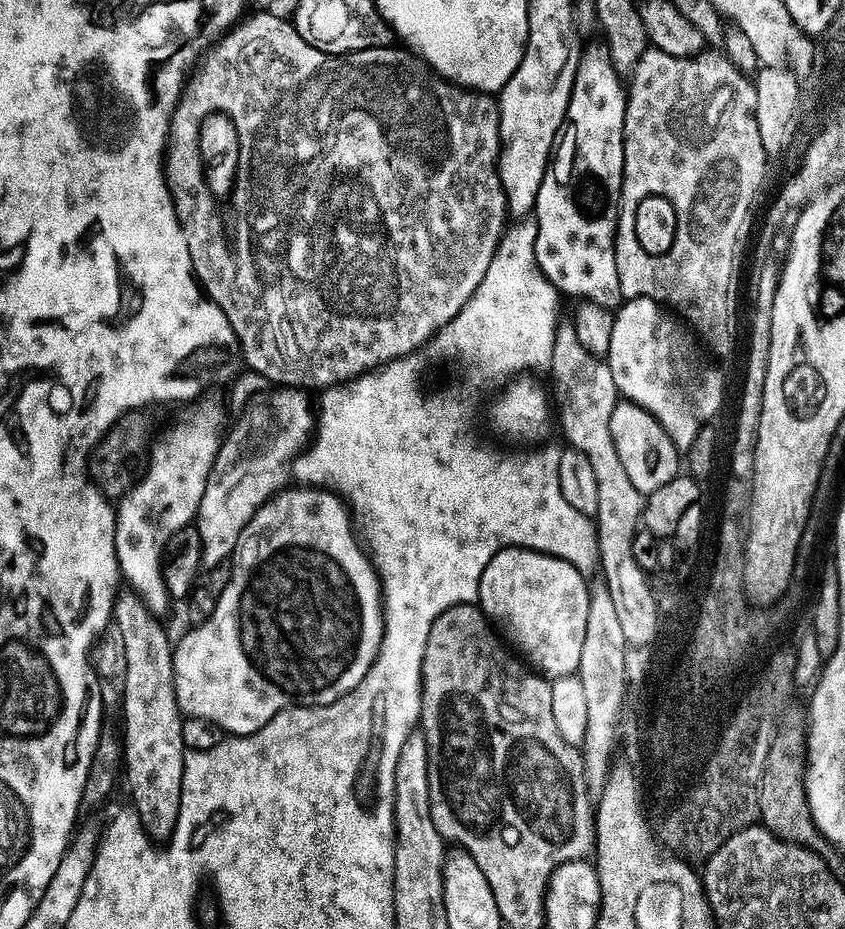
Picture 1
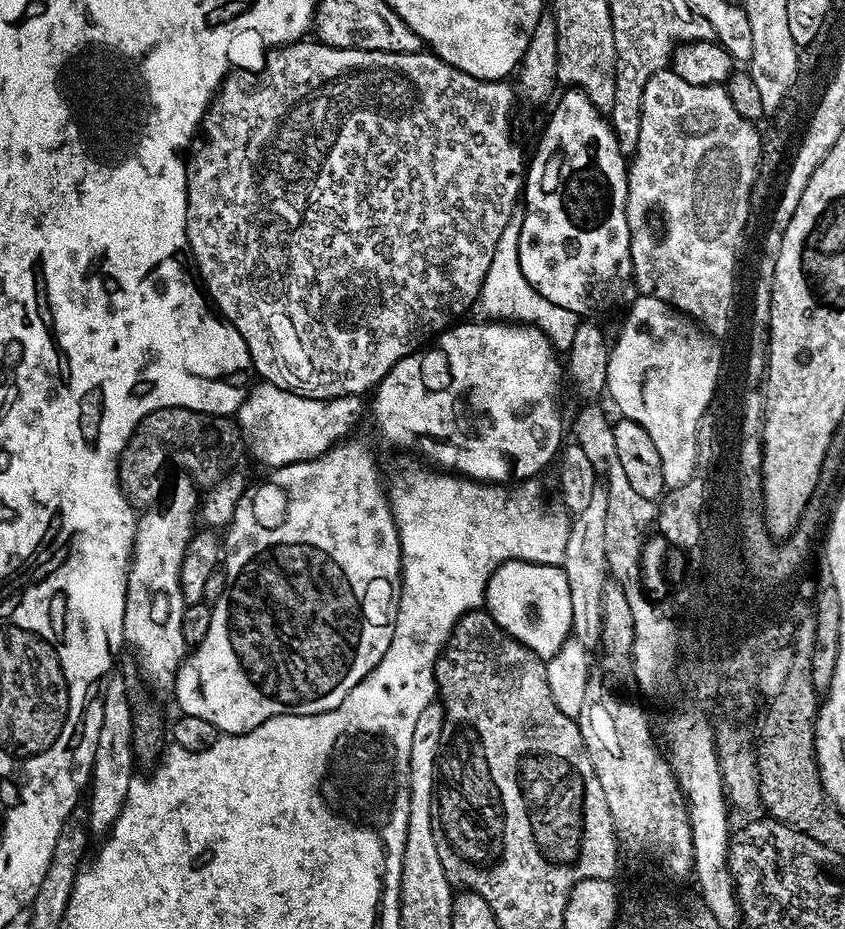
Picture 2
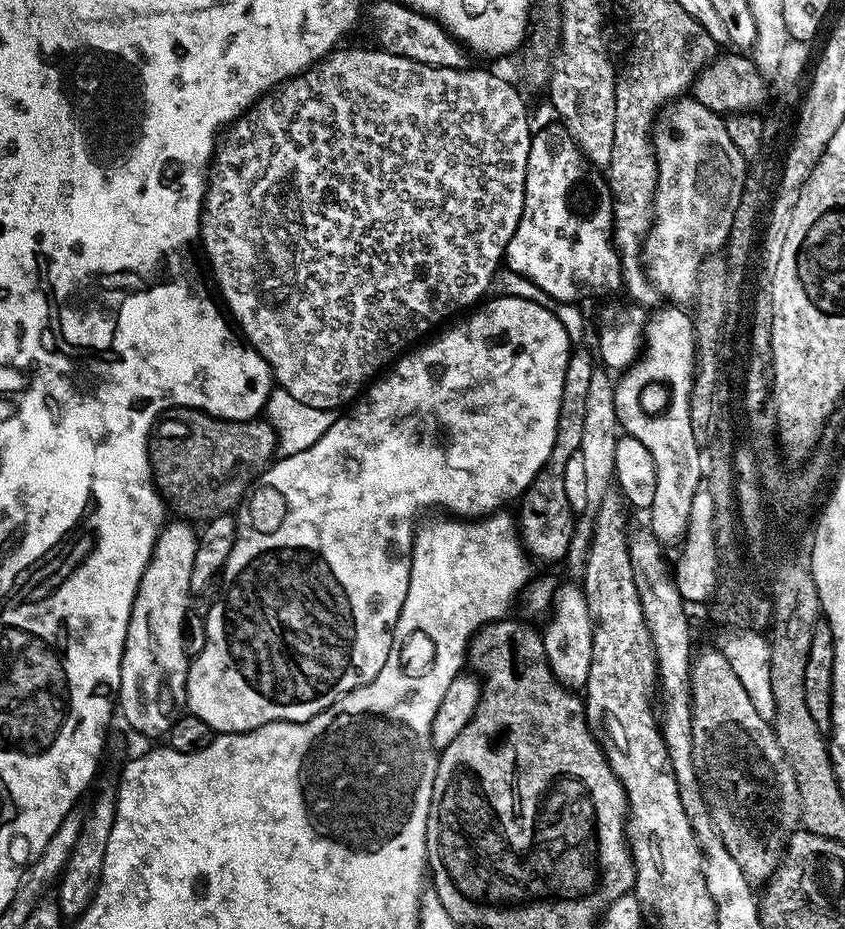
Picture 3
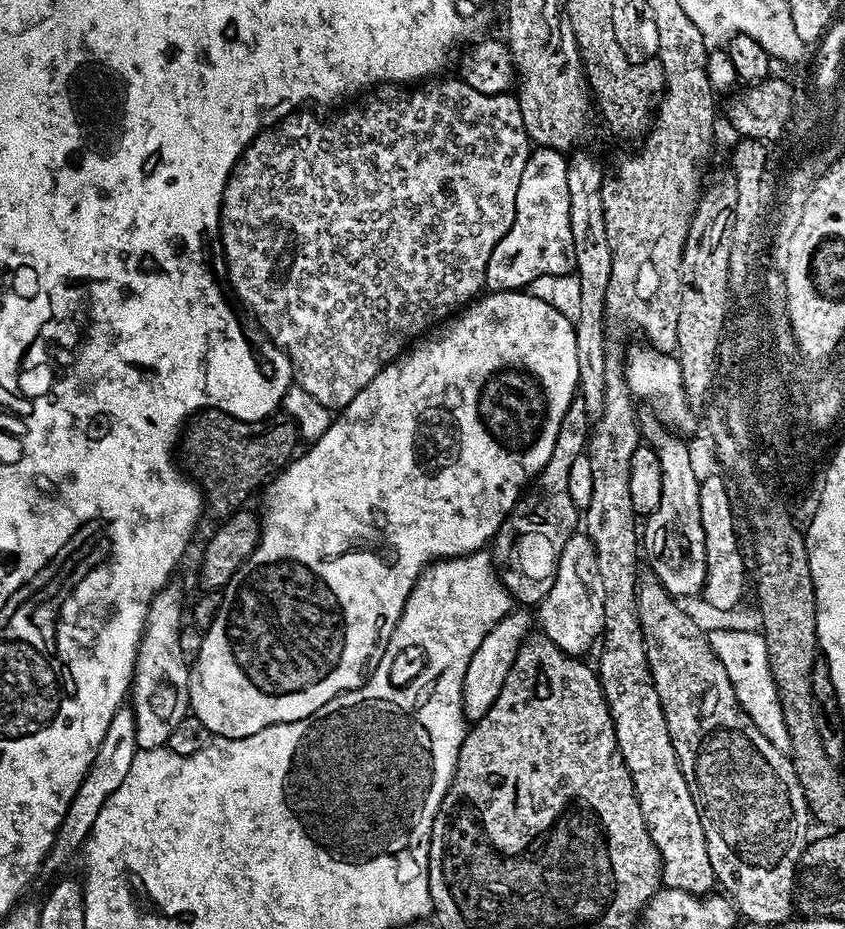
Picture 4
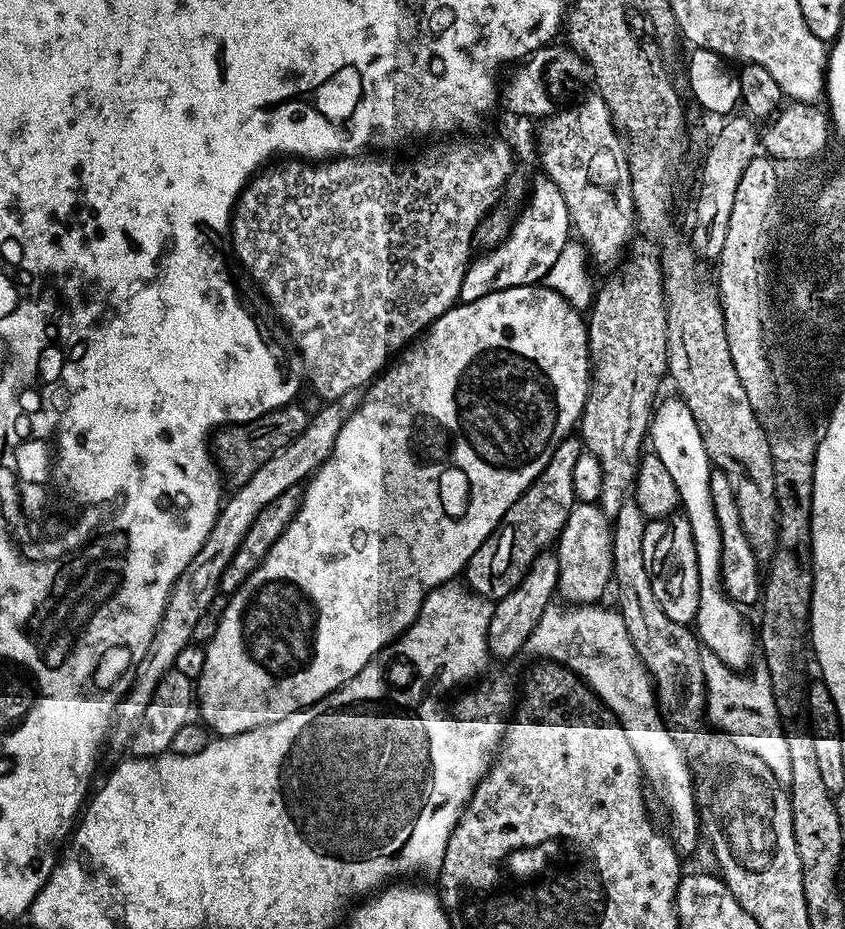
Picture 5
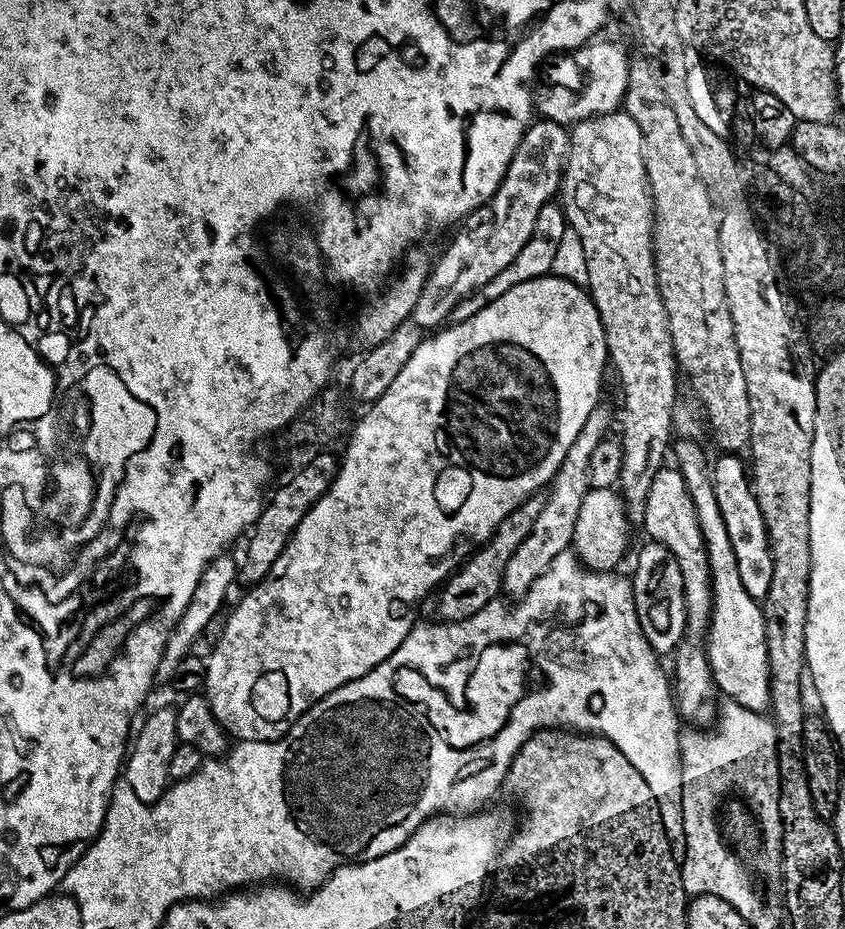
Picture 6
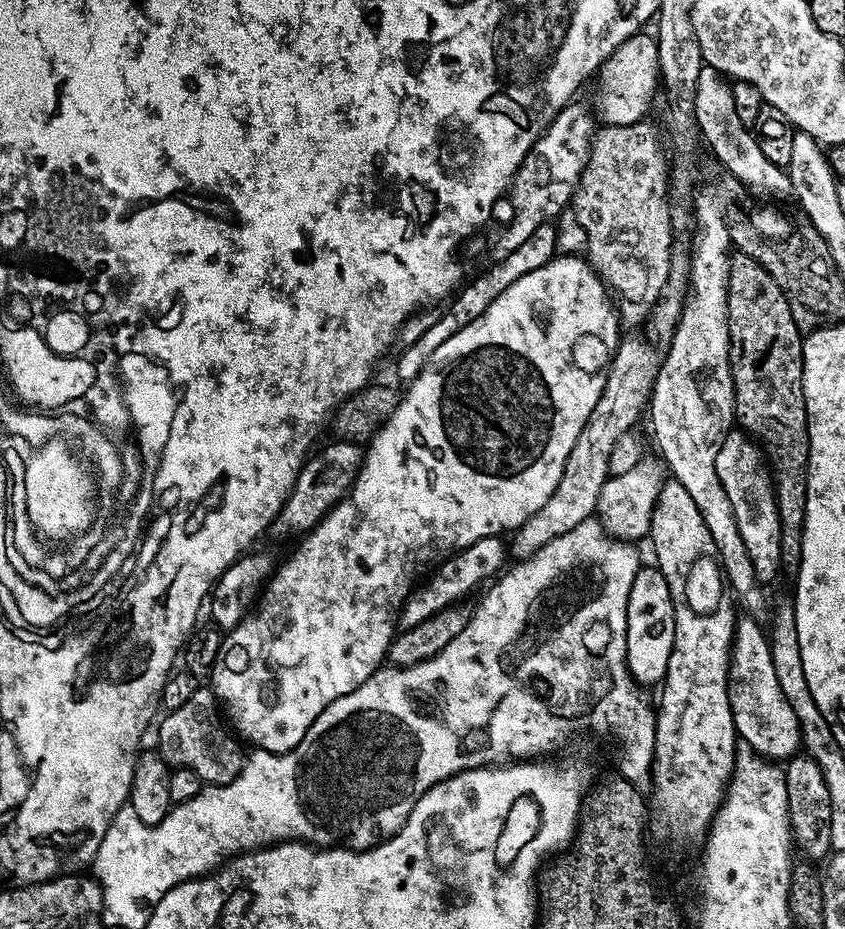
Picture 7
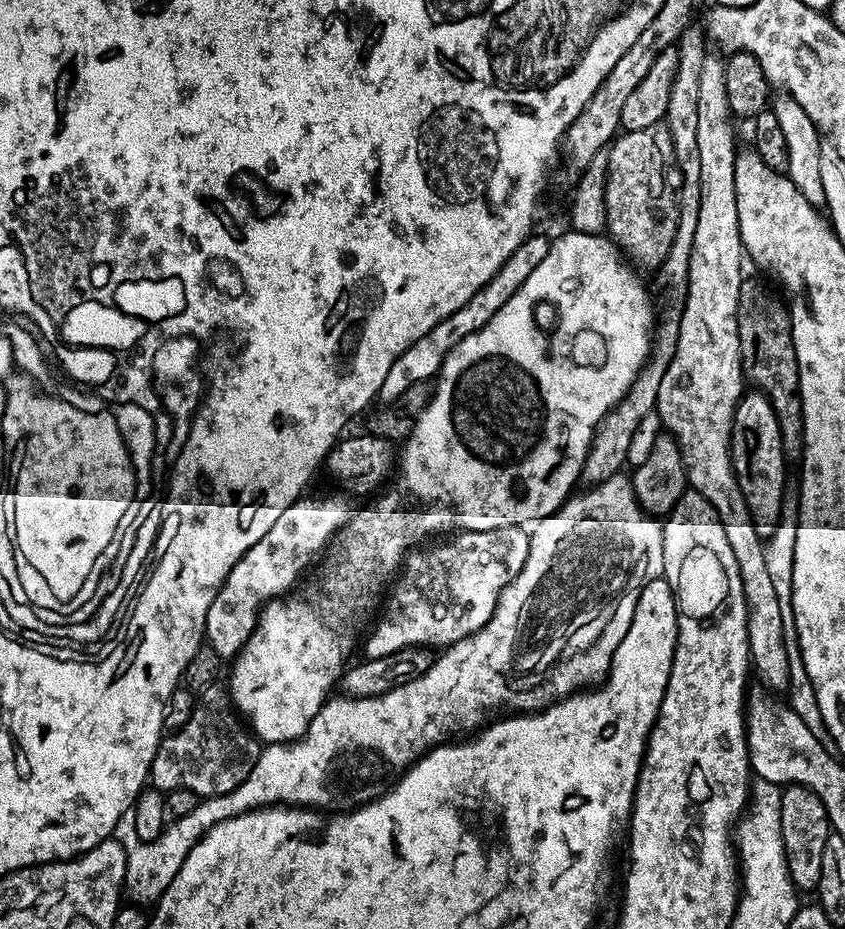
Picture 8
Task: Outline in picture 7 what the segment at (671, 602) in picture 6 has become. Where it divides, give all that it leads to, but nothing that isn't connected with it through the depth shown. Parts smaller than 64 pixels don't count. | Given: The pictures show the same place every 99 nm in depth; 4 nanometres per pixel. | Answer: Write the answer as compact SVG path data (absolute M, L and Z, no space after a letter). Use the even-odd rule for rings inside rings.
M655 566L641 567L640 573L634 578L634 586L630 586L626 630L628 670L637 684L651 686L650 684L659 685L663 681L666 666L670 662L675 633L674 602L670 598L670 586L666 578Z

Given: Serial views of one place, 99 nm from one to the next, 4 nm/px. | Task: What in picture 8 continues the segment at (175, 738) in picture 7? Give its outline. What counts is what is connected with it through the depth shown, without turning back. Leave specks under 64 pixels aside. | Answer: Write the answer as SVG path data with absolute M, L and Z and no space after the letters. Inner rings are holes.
M217 682L195 697L193 713L184 725L176 731L169 731L163 737L154 754L150 773L151 787L157 792L169 793L174 790L194 790L202 798L230 794L254 770L254 762L258 762L262 744L250 731L249 725L242 719L237 707L232 703L232 694L223 683Z

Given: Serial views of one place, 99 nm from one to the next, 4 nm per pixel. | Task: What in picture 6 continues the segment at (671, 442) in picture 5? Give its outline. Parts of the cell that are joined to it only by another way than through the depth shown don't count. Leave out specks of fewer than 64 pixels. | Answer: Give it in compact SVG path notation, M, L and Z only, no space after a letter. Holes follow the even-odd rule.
M680 444L676 448L676 460L675 463L688 484L688 493L692 496L712 579L712 618L708 622L706 637L712 683L719 691L721 688L725 692L723 695L727 699L738 702L738 706L767 713L770 708L768 647L761 601L750 598L750 594L746 594L746 586L742 586L742 578L738 578L734 548L730 546L730 534L726 534L726 522L722 522L722 510L718 510L711 479L706 475L703 454L694 444Z

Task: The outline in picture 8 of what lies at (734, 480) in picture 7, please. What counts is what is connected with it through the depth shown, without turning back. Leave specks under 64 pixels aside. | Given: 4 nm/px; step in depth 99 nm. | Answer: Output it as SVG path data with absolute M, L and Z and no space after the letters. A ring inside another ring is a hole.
M755 390L745 391L740 397L738 406L734 410L734 422L732 423L732 469L736 475L738 486L742 490L742 498L752 515L752 521L756 524L756 533L761 538L771 536L772 529L780 520L780 511L784 505L786 489L784 489L784 460L786 453L782 434L778 426L778 418L770 406L770 402L764 395Z

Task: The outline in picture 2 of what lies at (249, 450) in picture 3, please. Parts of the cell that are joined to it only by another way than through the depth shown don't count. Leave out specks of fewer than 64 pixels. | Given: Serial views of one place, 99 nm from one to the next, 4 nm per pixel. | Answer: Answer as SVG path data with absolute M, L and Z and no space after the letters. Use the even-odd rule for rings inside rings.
M159 408L134 430L122 450L118 461L120 490L133 508L147 510L153 507L165 495L171 464L177 464L180 470L187 470L201 489L211 489L213 484L233 471L232 463L236 460L240 444L242 448L242 433L235 419L211 417L195 408Z

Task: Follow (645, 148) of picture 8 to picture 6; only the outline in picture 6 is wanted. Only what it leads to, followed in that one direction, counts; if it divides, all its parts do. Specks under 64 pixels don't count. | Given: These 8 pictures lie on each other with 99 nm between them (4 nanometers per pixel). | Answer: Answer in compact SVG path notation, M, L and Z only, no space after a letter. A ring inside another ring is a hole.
M607 112L571 125L568 159L564 161L564 174L560 177L558 200L563 207L567 227L572 228L581 239L586 269L589 270L586 288L604 324L610 364L616 367L616 376L624 391L624 413L618 416L618 439L622 446L622 474L618 491L629 521L640 522L644 518L646 494L650 492L654 471L652 452L666 451L668 439L674 433L672 406L676 402L678 369L676 355L672 353L668 315L656 277L656 255L652 249L652 194L646 174L642 130L638 130L638 122L634 122L628 112Z

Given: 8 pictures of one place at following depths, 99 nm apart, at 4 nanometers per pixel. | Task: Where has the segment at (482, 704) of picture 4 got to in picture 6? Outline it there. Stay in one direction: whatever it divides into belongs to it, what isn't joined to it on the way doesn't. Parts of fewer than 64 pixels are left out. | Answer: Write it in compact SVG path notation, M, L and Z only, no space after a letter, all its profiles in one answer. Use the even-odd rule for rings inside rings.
M604 402L597 404L590 412L590 417L586 418L582 430L571 443L570 449L566 452L566 458L560 463L559 470L550 482L550 494L547 493L542 513L538 514L530 534L522 540L521 546L518 546L513 557L506 564L501 588L501 593L505 597L508 596L513 600L524 597L532 584L549 569L554 558L571 547L574 523L578 518L582 498L591 488L588 474L590 454L594 454L594 449L600 441L607 439L610 424L612 422L613 425L614 422L614 412L612 416L606 404Z

